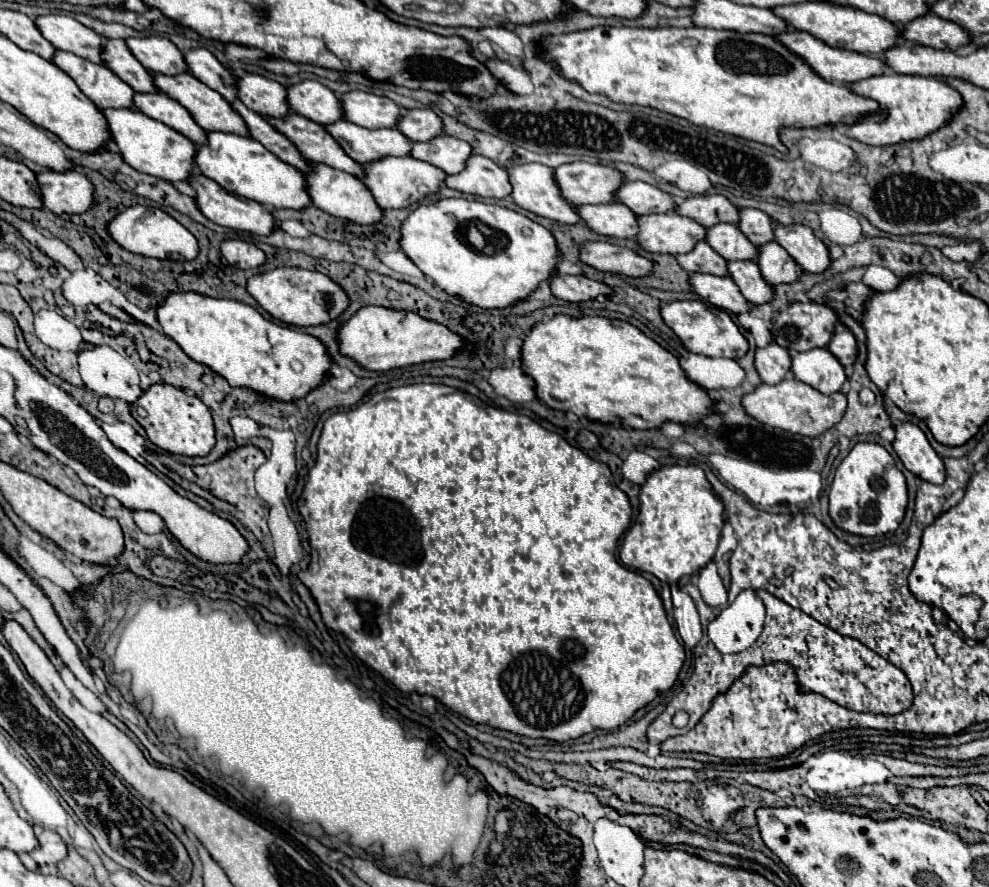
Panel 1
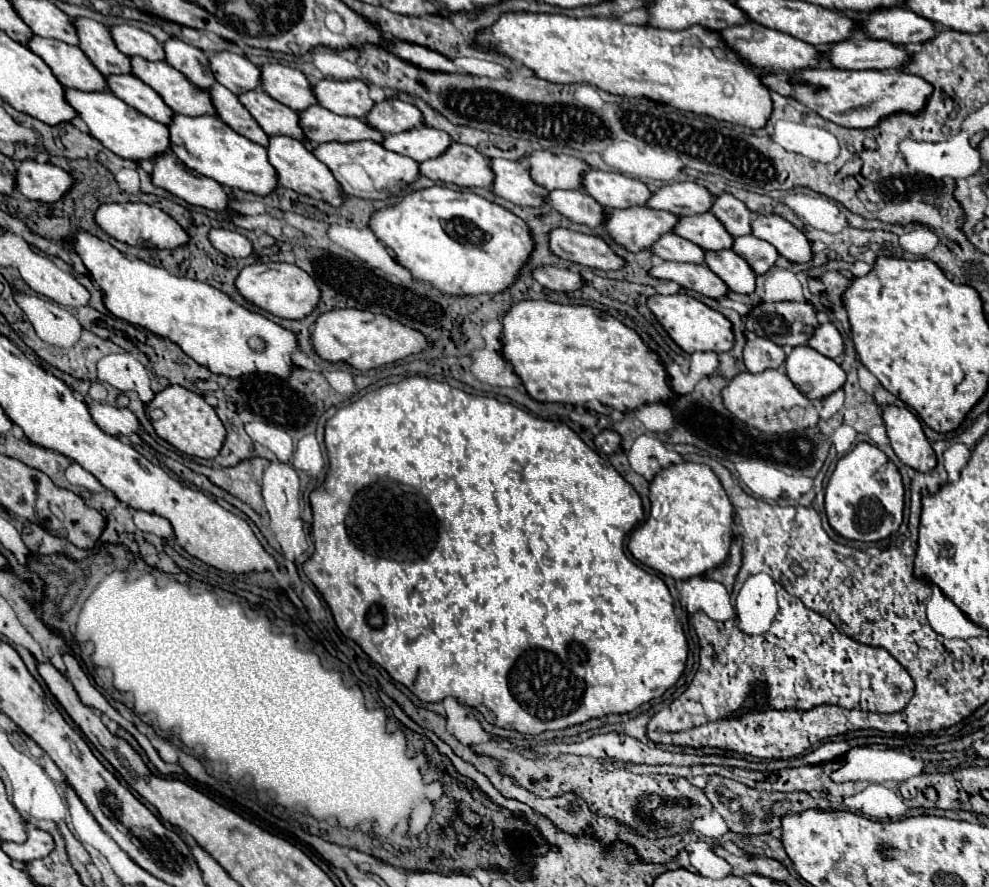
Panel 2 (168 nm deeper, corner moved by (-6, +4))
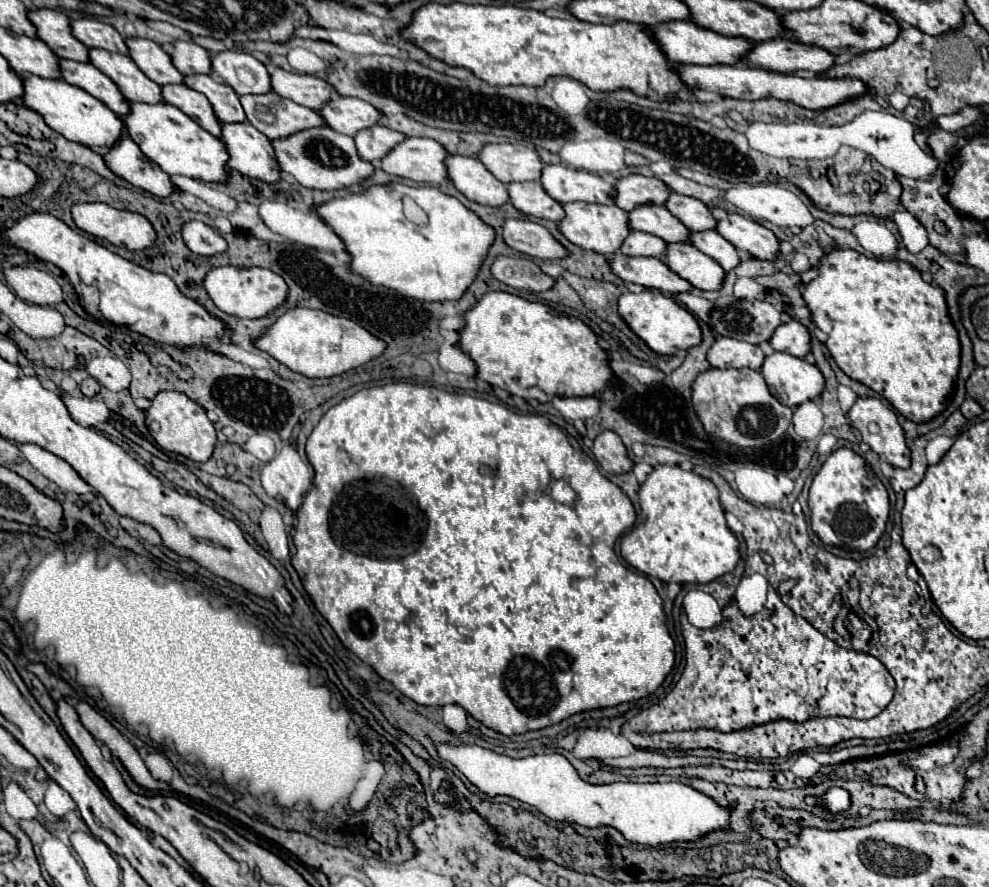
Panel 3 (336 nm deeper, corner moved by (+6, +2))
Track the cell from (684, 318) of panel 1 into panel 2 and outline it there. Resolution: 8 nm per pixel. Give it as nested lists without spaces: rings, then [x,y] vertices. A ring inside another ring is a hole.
[[[678,293],[678,295],[652,295],[648,299],[650,311],[656,315],[656,319],[664,325],[668,335],[686,351],[714,351],[714,353],[726,353],[730,347],[734,347],[734,331],[732,323],[716,309],[710,309],[702,301]]]

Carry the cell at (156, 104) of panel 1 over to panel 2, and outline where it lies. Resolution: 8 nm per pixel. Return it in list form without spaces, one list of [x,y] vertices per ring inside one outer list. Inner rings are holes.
[[[110,75],[108,87],[116,97],[120,97],[124,103],[134,107],[136,111],[140,111],[140,113],[148,115],[150,119],[160,121],[164,125],[170,123],[170,115],[174,115],[174,111],[170,111],[170,107],[166,107],[166,103],[162,103],[162,99],[158,99],[158,93],[150,91],[150,87],[146,87],[146,83],[142,83],[138,77]]]

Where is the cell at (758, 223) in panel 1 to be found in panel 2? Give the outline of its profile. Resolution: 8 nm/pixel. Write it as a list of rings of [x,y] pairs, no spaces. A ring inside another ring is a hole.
[[[720,195],[714,201],[712,213],[724,223],[724,227],[734,235],[734,237],[742,237],[742,235],[750,235],[750,223],[754,213],[736,197],[732,195]]]

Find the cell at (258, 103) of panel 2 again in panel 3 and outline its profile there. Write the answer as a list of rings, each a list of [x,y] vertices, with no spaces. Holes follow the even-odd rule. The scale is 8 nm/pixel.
[[[196,73],[196,75],[190,75],[190,77],[184,77],[184,85],[202,93],[210,101],[210,105],[214,109],[214,115],[220,121],[224,121],[224,123],[246,121],[246,115],[242,111],[238,95],[234,93],[234,89],[230,89],[218,77]]]

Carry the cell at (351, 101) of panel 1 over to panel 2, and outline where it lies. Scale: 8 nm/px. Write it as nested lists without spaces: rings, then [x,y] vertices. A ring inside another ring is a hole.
[[[322,79],[318,85],[314,85],[314,93],[320,105],[336,115],[364,119],[366,111],[374,107],[374,101],[368,97],[368,85],[360,79],[352,81]]]

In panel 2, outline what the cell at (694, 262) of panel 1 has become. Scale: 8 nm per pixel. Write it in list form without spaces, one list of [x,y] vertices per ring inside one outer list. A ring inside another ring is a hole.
[[[674,233],[662,235],[658,243],[652,245],[652,251],[664,261],[684,261],[684,263],[698,263],[698,265],[702,265],[702,255],[706,255],[702,247]]]

